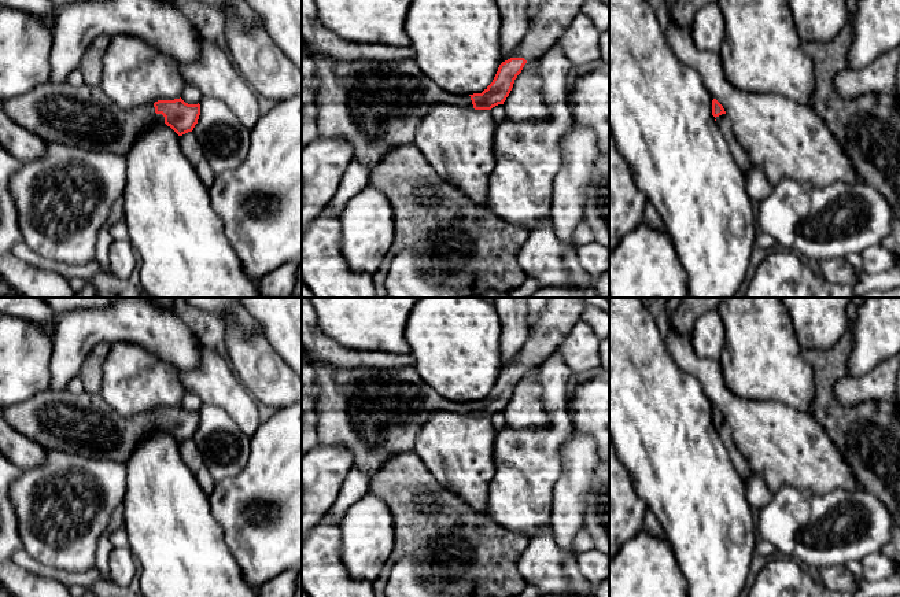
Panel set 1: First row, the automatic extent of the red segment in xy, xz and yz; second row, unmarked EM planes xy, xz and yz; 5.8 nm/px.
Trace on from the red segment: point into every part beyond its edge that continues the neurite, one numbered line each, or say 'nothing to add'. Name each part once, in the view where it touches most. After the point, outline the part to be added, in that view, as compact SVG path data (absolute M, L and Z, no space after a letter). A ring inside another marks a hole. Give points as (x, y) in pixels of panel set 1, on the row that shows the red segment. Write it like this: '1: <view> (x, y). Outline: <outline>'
1: xy (84, 117). Outline: M48 81L3 102L3 111L44 141L123 158L137 137L165 124L154 104L123 110L100 86L73 86L67 81Z
2: xz (553, 17). Outline: M545 0L510 58L538 60L582 12L586 0Z

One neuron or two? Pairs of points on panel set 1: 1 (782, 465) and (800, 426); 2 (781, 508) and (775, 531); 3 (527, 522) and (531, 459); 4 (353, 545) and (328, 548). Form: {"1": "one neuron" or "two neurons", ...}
{"1": "one neuron", "2": "one neuron", "3": "one neuron", "4": "two neurons"}

